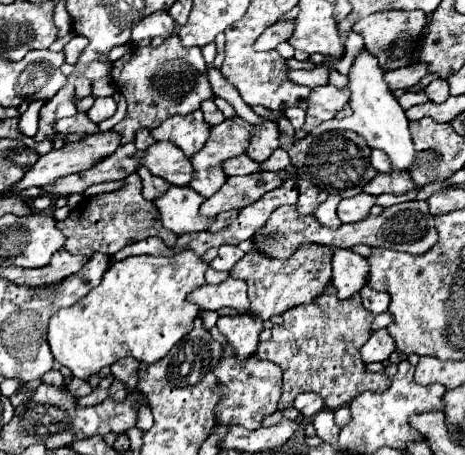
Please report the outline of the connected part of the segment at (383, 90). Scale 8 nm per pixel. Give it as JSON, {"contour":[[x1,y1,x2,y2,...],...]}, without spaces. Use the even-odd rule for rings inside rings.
{"contour":[[362,52,358,54,358,58,354,60,352,68,350,68,350,106,352,106,352,116,344,118,344,120,328,120,320,126,316,126,310,134,322,134,328,130,352,130,356,134,360,134,370,148,378,148,384,150,392,162,394,170,406,170,412,166,412,162,416,160,416,148,412,142,412,136,408,132,408,118,406,112,402,110,402,106,398,104,398,100,394,98,394,94,388,90,388,84,384,82,384,70,378,66,378,60,370,54,370,52]]}

